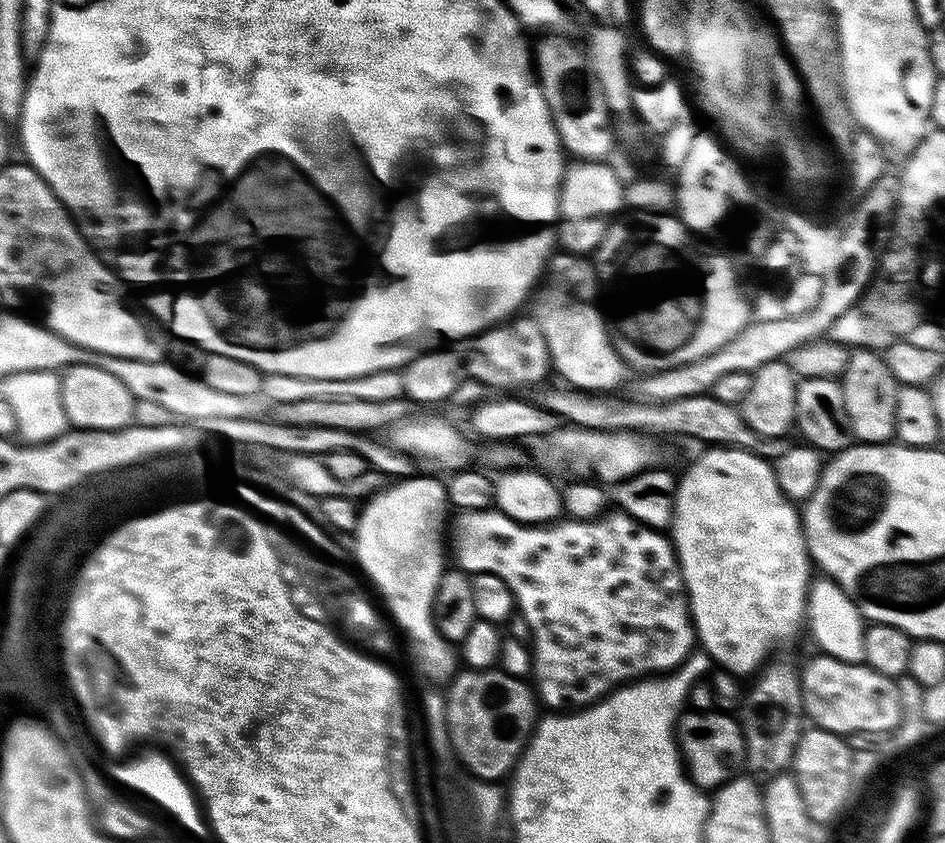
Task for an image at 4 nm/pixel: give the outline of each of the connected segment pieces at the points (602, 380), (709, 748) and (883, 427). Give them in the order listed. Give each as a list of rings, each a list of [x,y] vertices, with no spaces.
[[[560,250],[549,259],[546,271],[534,292],[534,319],[545,336],[551,367],[565,376],[573,389],[608,394],[630,373],[626,360],[616,353],[604,316],[596,305],[598,268],[583,255]]]
[[[688,710],[679,717],[678,751],[688,779],[701,790],[720,788],[727,780],[734,780],[741,775],[745,767],[744,730],[732,720],[735,719],[729,713],[719,710]]]
[[[868,352],[853,353],[845,371],[842,387],[853,435],[861,443],[882,444],[893,439],[896,428],[896,408],[899,383],[887,363]]]

